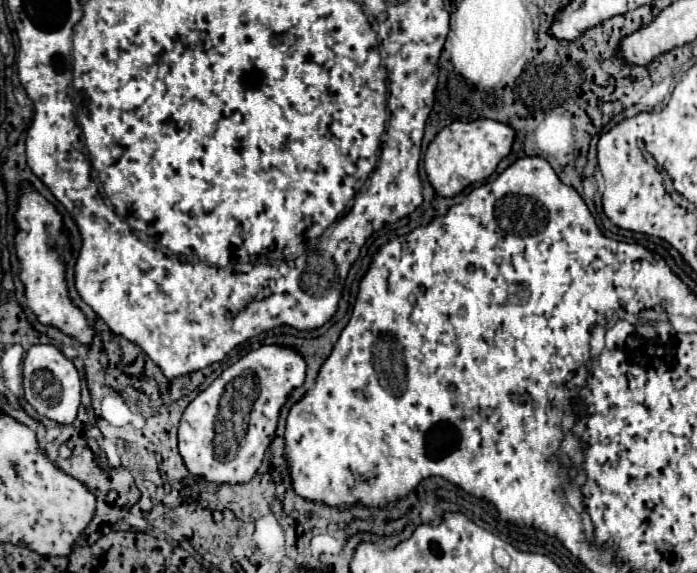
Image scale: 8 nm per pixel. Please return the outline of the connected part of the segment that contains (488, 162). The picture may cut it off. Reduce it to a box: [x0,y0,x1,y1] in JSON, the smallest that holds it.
[424,120,514,196]

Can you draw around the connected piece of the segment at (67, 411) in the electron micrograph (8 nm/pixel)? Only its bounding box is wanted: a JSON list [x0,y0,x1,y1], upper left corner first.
[24,344,80,424]

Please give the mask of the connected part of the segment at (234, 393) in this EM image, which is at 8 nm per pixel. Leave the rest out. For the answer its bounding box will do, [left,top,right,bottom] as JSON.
[178,344,306,484]

